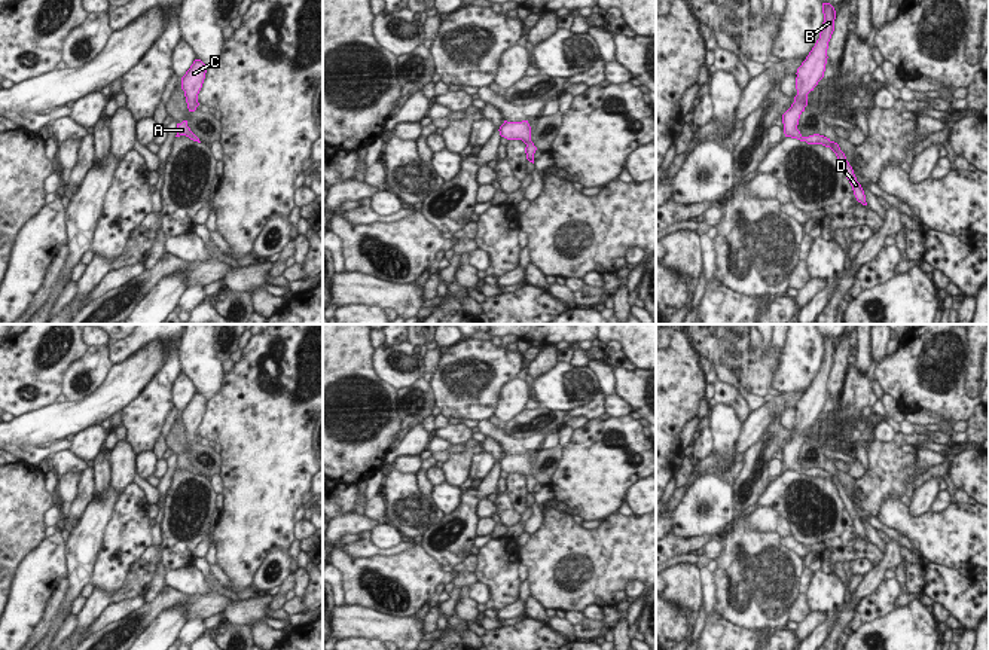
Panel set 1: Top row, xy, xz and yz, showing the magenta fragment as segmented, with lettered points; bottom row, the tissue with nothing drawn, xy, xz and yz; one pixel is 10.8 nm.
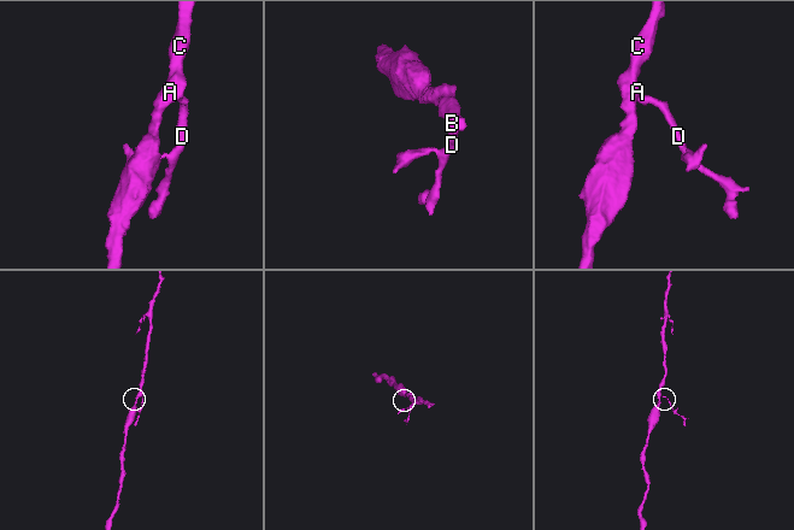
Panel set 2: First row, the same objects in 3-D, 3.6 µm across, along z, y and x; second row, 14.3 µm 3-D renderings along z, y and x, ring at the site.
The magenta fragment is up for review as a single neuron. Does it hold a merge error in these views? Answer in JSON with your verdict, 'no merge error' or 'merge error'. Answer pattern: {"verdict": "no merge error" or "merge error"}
{"verdict": "no merge error"}

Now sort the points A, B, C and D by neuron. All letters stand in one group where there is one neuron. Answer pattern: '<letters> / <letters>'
A B C D

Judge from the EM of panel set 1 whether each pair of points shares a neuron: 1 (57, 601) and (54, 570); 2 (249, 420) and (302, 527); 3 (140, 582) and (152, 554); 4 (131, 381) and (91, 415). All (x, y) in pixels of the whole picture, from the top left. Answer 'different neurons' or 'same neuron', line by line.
1: different neurons
2: different neurons
3: same neuron
4: same neuron

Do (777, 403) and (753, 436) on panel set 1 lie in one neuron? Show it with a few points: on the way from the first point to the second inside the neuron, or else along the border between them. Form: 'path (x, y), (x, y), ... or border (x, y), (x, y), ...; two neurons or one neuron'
path (769, 411), (753, 429); one neuron

